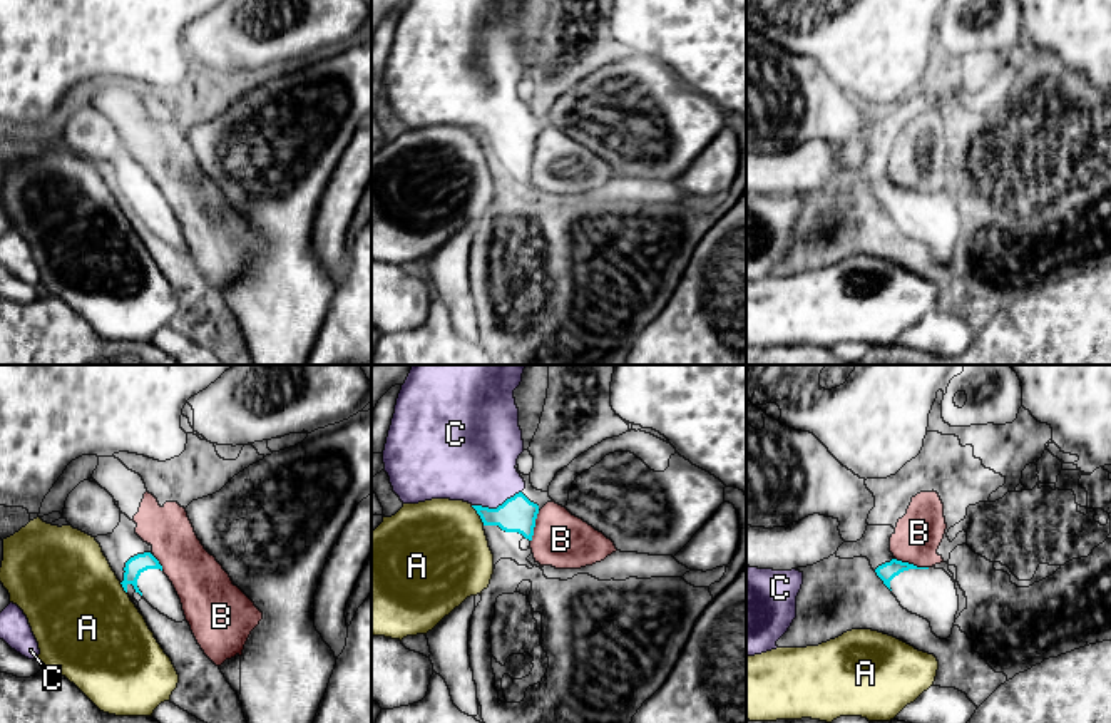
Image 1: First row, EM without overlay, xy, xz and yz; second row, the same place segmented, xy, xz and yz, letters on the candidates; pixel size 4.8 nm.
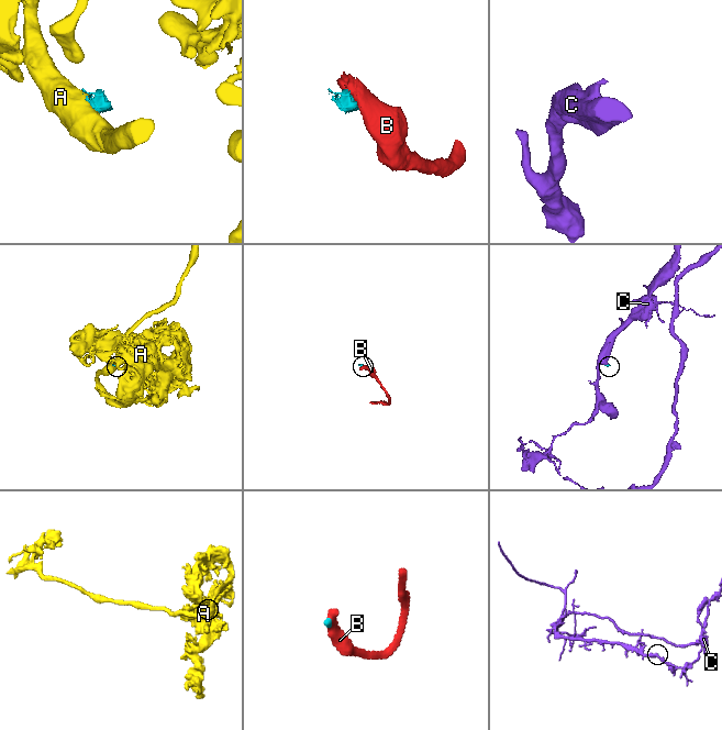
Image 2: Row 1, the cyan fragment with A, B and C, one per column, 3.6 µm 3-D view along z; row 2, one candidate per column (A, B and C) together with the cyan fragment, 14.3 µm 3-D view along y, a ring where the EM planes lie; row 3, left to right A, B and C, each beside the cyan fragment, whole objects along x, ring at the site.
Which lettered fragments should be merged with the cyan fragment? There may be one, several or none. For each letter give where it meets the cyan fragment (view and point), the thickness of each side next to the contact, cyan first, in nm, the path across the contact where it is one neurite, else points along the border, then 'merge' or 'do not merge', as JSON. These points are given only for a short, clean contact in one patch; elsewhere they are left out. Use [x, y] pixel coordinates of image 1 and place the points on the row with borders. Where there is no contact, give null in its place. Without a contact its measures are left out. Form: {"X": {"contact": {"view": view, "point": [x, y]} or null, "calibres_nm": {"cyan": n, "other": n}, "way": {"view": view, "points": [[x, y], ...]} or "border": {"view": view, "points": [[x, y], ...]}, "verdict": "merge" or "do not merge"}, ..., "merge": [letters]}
{"A": {"contact": {"view": "xz", "point": [479, 514]}, "calibres_nm": {"cyan": 180, "other": 460}, "border": {"view": "xz", "points": [[471, 506], [484, 524]]}, "verdict": "do not merge"}, "B": {"contact": {"view": "yz", "point": [912, 564]}, "calibres_nm": {"cyan": 90, "other": 220}, "border": {"view": "yz", "points": [[895, 558], [927, 568]]}, "verdict": "do not merge"}, "C": {"contact": {"view": "xz", "point": [497, 507]}, "calibres_nm": {"cyan": 180, "other": 380}, "way": {"view": "xz", "points": [[517, 514], [507, 507], [497, 507], [496, 491], [476, 461]]}, "verdict": "merge"}, "merge": ["C"]}

